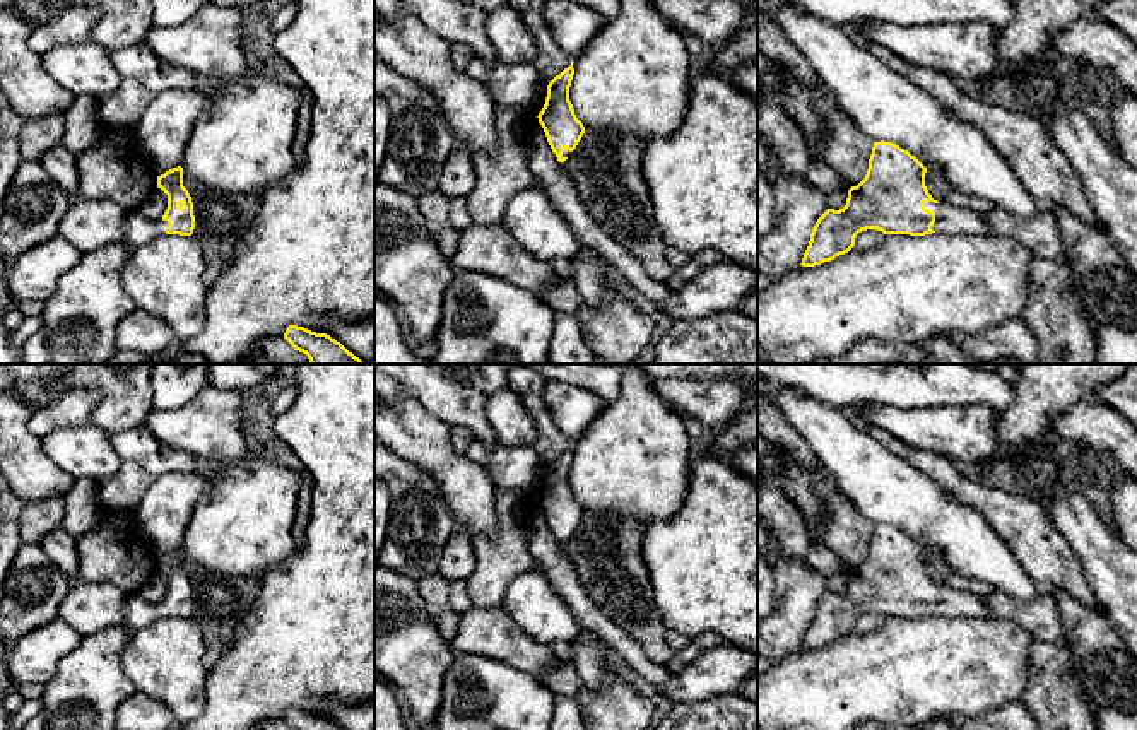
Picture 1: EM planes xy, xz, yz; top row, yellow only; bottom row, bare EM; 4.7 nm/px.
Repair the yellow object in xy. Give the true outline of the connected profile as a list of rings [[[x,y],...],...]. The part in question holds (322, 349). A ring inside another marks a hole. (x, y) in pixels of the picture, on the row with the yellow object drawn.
[[[289,325],[284,339],[308,356],[311,364],[366,364],[327,333]]]

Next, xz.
[[[571,60],[571,65],[549,82],[545,104],[537,116],[547,142],[559,161],[559,168],[566,174],[564,161],[571,156],[585,133],[585,127],[576,118],[569,101],[573,75],[574,68]]]

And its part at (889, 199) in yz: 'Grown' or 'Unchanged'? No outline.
Grown

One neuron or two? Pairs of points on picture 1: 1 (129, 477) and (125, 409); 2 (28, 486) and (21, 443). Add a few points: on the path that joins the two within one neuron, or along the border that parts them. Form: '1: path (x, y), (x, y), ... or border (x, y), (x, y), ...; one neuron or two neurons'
1: border (144, 423), (115, 431), (110, 436); two neurons
2: path (28, 476), (21, 453); one neuron

